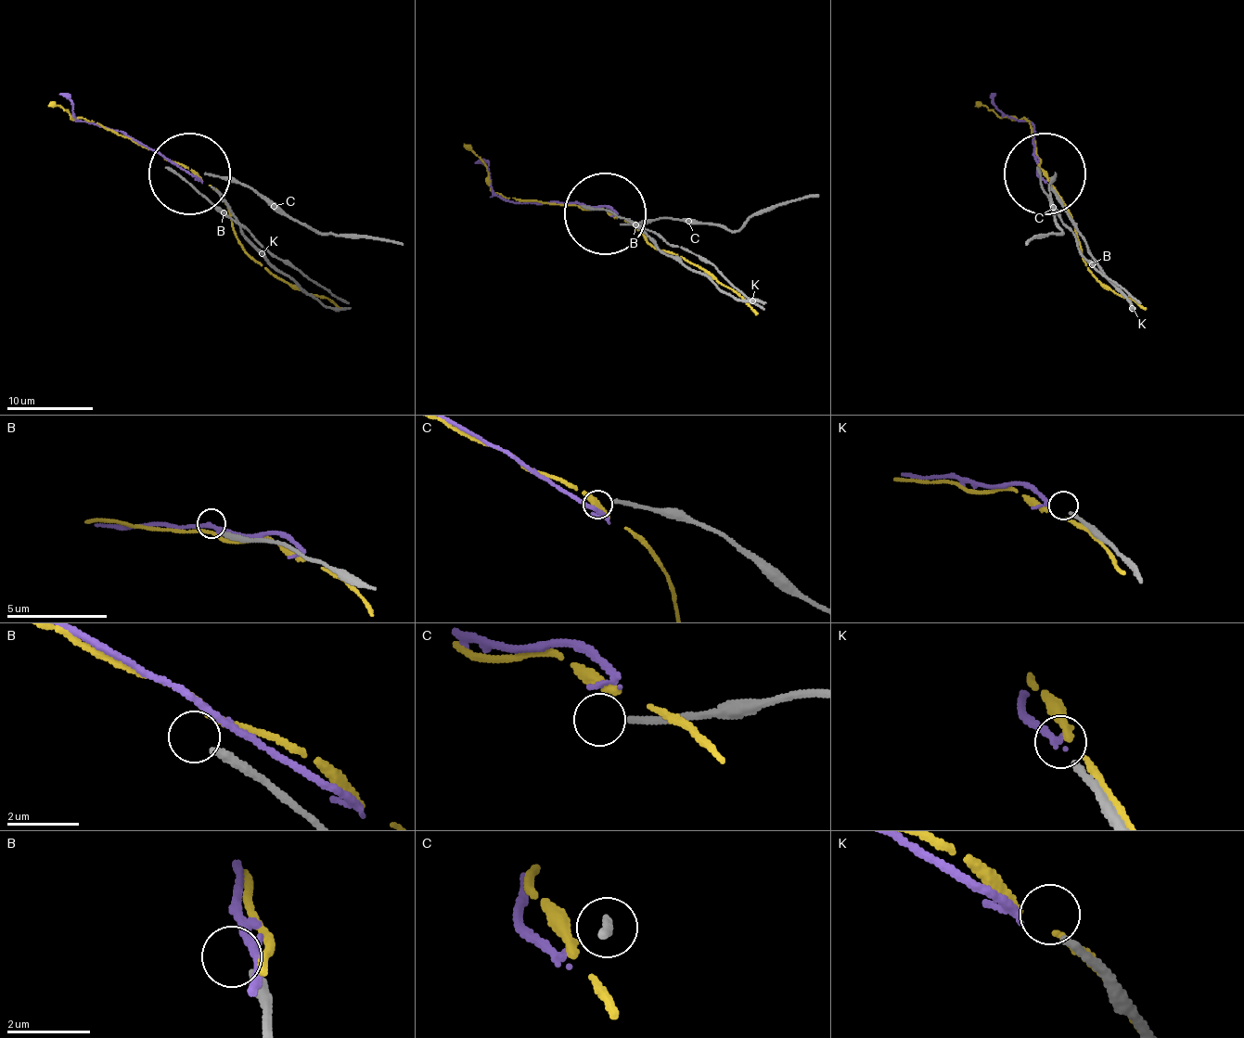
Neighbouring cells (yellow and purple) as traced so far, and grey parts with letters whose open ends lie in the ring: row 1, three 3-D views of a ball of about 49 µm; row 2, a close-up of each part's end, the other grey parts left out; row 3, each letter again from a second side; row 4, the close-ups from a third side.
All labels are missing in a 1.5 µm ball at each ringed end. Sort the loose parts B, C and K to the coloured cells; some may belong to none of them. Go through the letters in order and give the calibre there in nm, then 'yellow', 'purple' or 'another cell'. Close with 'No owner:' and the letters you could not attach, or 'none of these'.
B: 240 nm thick; another cell
C: 200 nm thick; another cell
K: 180 nm thick; purple
No owner: B, C

